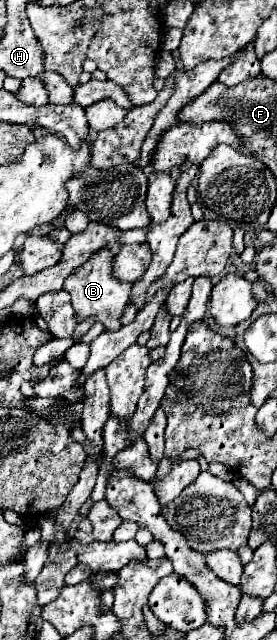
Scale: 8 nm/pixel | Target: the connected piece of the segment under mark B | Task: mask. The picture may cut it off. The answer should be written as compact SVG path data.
M108 251L96 253L96 257L88 261L88 265L82 265L64 283L64 291L68 291L72 297L72 307L76 311L78 323L82 323L88 317L94 317L98 323L104 325L106 331L118 331L122 327L120 317L124 307L128 305L130 287L132 287L130 283L120 283L116 281L116 277L112 277L112 255L108 255Z

